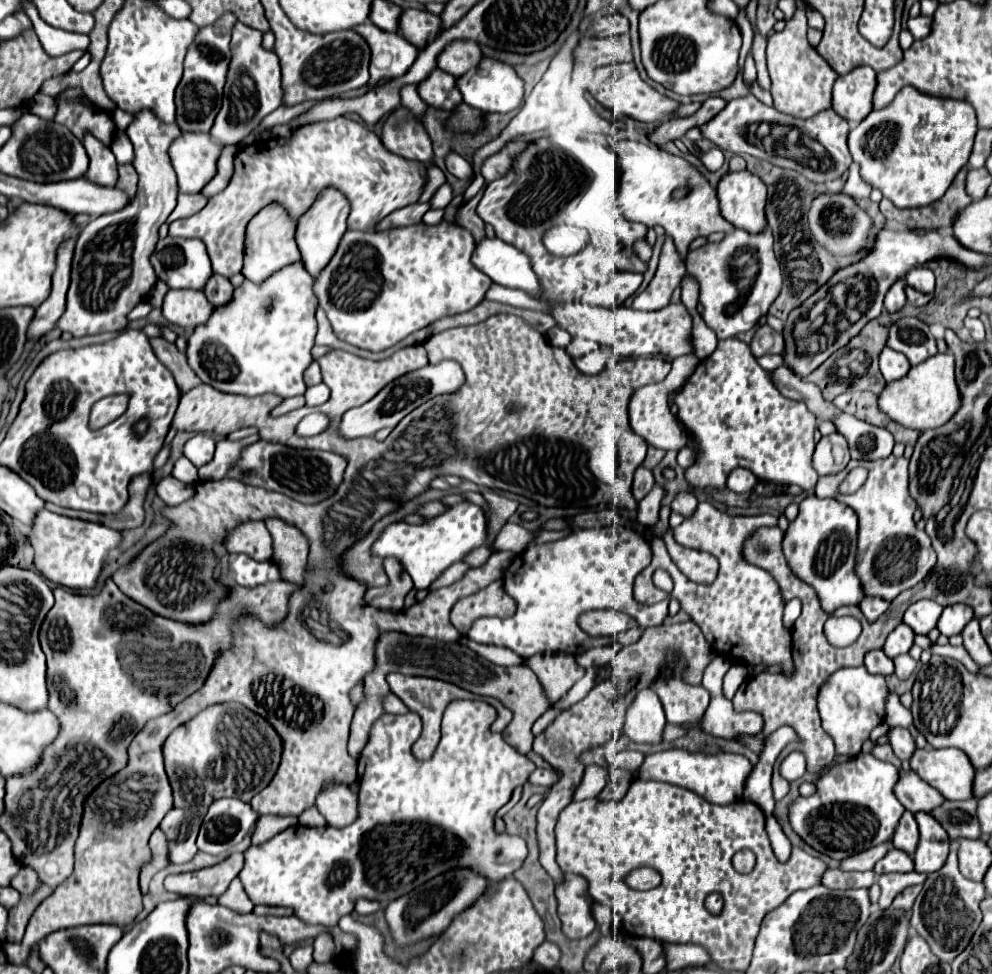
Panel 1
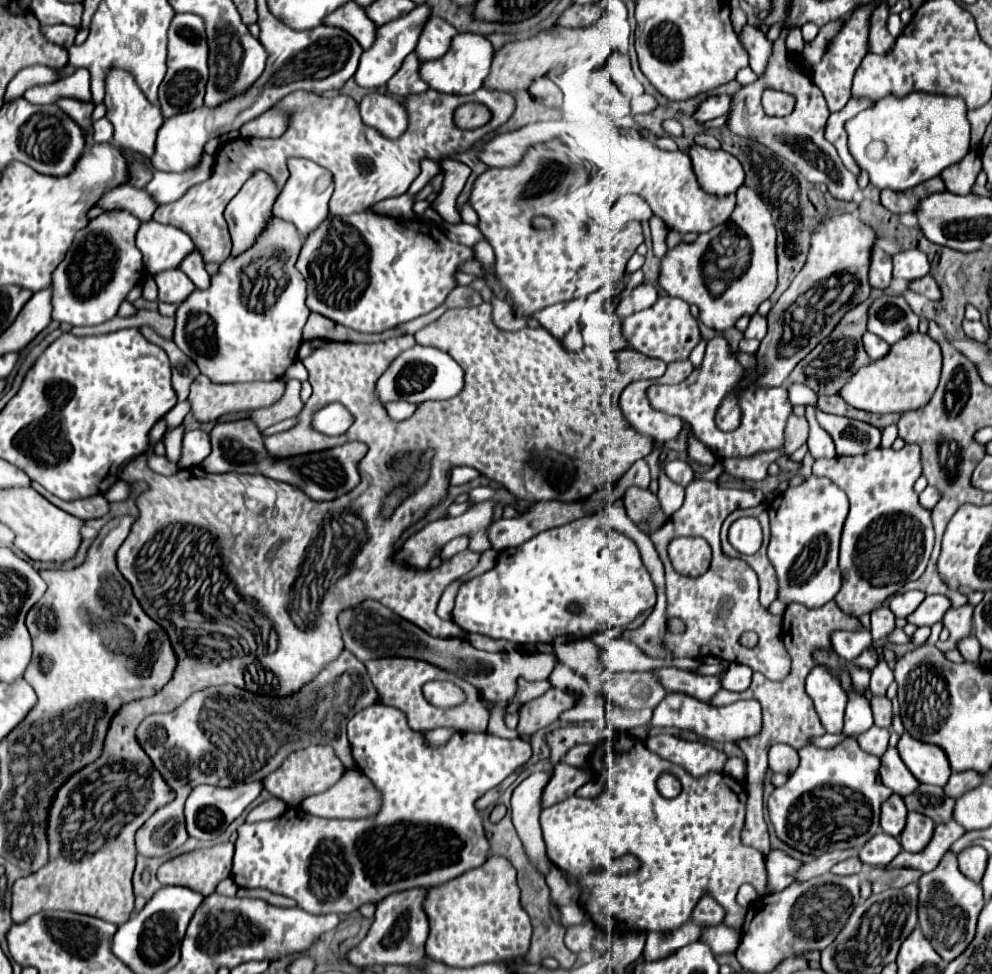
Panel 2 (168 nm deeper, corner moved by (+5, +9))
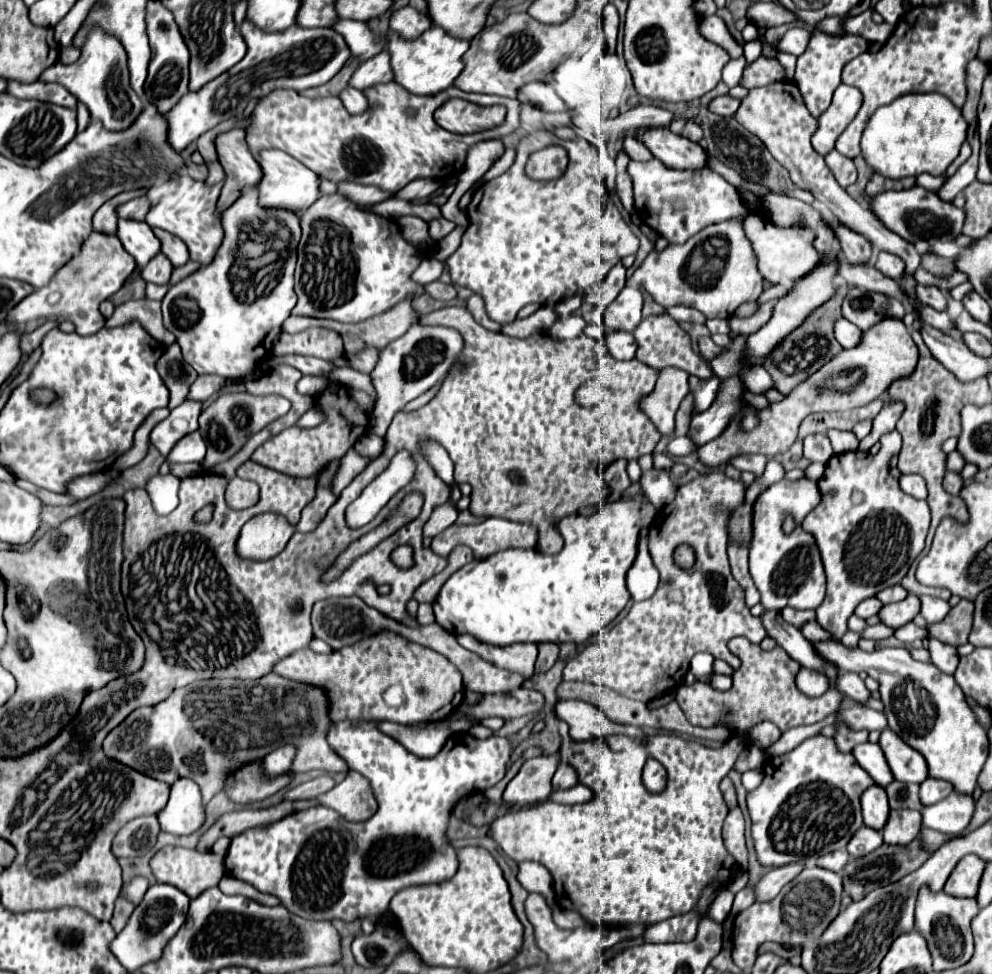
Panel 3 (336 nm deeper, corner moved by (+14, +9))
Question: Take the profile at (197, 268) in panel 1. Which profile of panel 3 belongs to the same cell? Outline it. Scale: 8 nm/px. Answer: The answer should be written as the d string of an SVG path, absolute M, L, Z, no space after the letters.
M118 221L118 237L124 249L136 259L136 265L142 269L154 255L160 253L160 241L156 239L154 231L144 221Z

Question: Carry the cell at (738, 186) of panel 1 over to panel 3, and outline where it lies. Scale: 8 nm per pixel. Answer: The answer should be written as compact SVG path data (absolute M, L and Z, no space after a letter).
M642 129L638 139L672 169L708 169L708 151L686 137L674 135L670 129Z

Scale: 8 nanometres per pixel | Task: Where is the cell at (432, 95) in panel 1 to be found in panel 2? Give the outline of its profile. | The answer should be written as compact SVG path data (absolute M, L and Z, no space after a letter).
M411 53L401 63L399 71L387 81L387 85L385 85L387 93L405 97L405 95L411 95L411 93L423 93L423 91L427 91L429 87L419 79L417 71L419 71L419 59L417 59L415 53Z

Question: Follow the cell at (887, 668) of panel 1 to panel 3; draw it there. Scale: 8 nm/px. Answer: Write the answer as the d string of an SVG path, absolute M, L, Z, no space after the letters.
M810 621L802 627L802 635L812 641L812 643L818 643L818 641L832 641L834 637L828 633L828 631L822 631L822 627L816 623L816 621Z

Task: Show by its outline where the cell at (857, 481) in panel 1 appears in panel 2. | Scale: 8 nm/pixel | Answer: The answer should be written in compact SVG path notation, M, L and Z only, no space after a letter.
M815 475L797 487L787 487L767 505L771 521L767 557L775 569L779 601L785 605L801 603L809 609L817 609L837 595L841 587L841 571L837 567L839 535L847 511L847 495L831 479Z

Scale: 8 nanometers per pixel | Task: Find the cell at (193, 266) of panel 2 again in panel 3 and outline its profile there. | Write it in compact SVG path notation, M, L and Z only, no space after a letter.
M154 229L154 233L162 241L162 253L166 253L166 257L170 259L170 263L174 267L182 267L188 263L190 255L188 255L188 249L182 239L178 239L166 231L160 231L160 229Z

